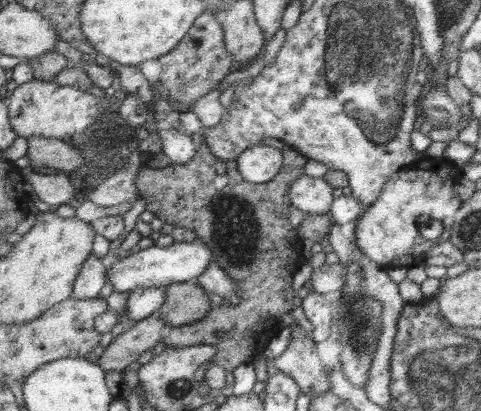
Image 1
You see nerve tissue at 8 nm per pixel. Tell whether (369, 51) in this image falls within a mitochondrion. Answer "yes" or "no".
yes

